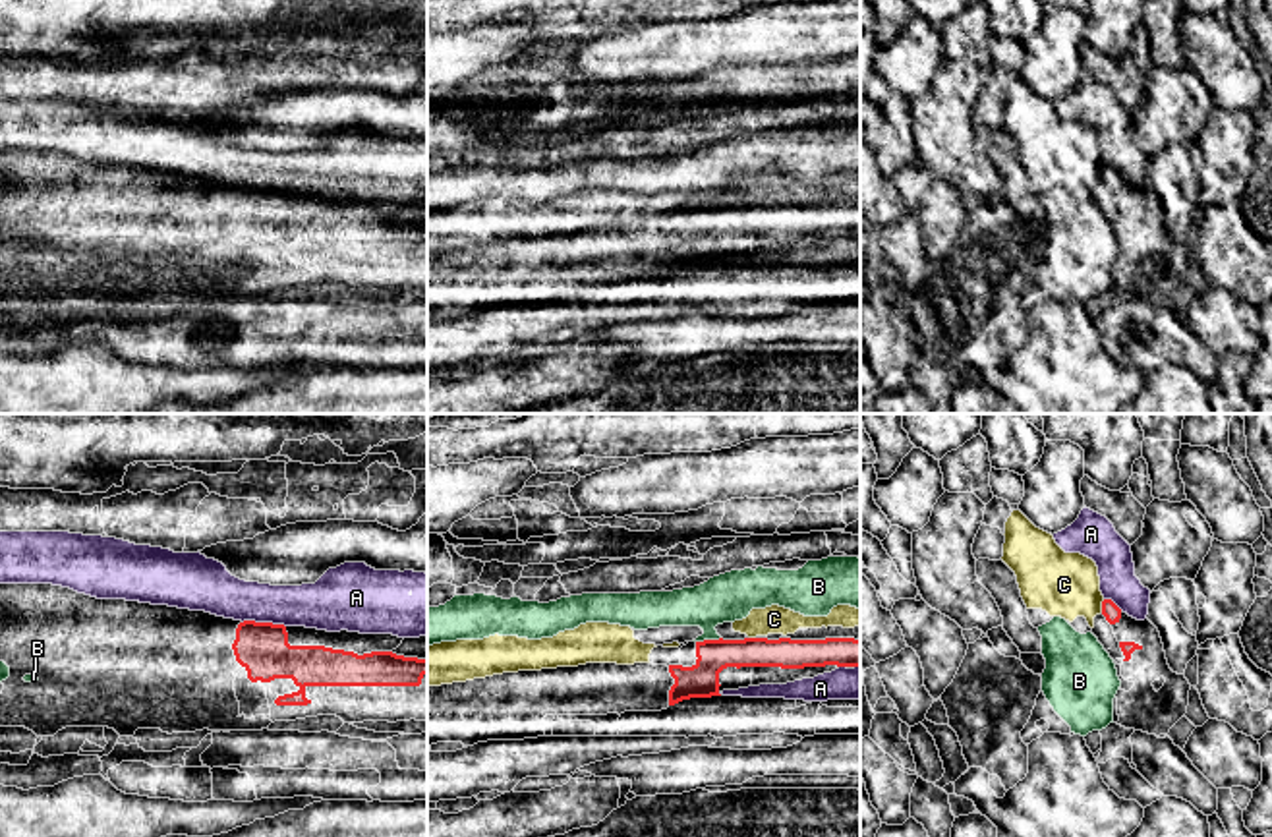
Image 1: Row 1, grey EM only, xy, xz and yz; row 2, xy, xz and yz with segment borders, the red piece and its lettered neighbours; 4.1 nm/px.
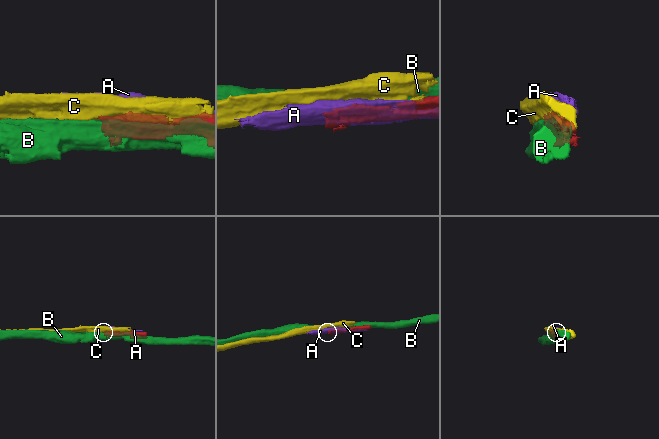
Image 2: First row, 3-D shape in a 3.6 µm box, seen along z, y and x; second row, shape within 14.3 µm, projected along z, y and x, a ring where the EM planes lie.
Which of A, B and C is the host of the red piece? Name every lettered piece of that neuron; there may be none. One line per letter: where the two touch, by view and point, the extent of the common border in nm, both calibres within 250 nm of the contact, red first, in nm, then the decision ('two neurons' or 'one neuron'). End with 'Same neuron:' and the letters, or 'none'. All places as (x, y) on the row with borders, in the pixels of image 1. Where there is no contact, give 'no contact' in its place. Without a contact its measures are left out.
A: xy (263, 623) | 190 nm | 220/190 nm | two neurons
B: xz (708, 640) | 110 nm | 140/200 nm | two neurons
C: yz (1102, 606) | 60 nm | 70/280 nm | two neurons
Same neuron: none

